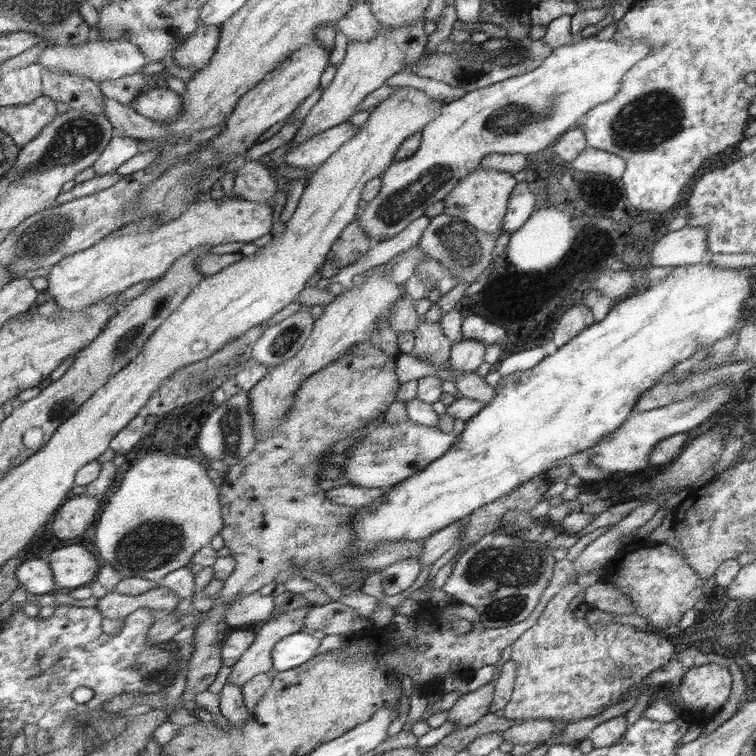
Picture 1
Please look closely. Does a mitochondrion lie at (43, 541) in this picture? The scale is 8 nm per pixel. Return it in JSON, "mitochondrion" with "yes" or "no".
{"mitochondrion":"no"}

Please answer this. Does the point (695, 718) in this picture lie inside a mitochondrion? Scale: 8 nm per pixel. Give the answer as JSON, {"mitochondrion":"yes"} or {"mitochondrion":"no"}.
{"mitochondrion":"no"}

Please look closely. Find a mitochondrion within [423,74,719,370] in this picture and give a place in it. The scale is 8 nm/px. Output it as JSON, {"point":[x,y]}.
{"point":[642,125]}

